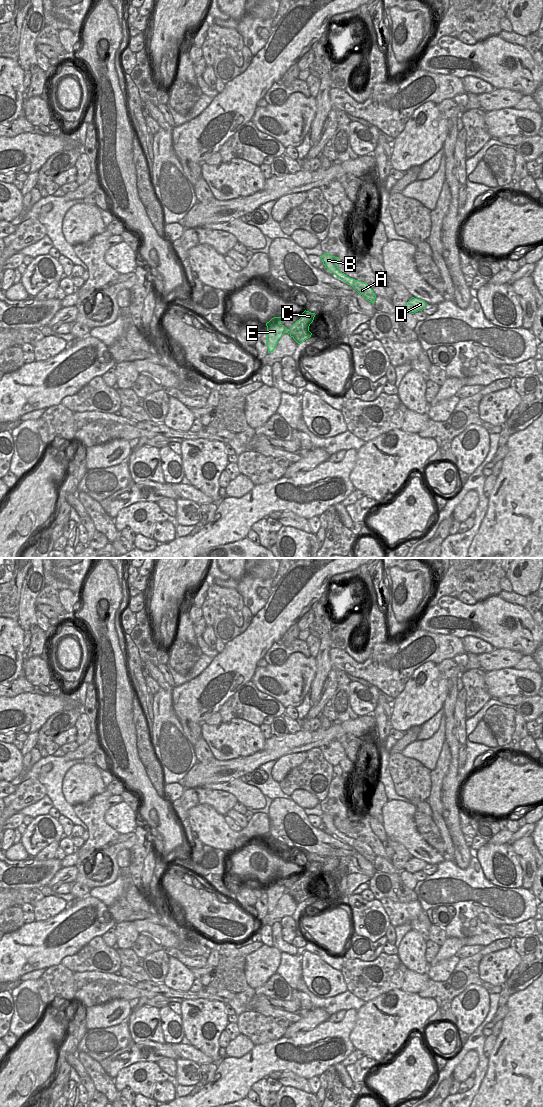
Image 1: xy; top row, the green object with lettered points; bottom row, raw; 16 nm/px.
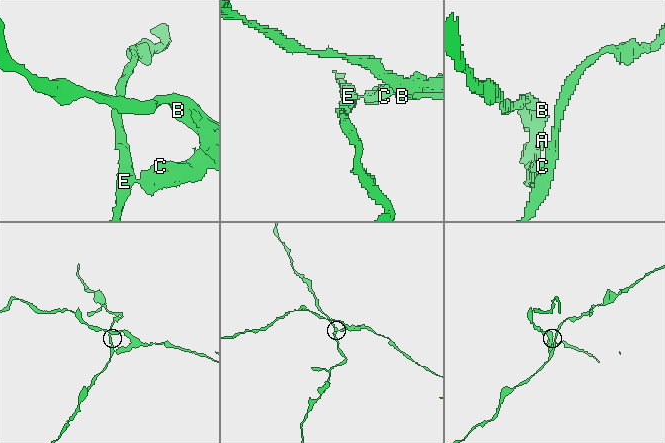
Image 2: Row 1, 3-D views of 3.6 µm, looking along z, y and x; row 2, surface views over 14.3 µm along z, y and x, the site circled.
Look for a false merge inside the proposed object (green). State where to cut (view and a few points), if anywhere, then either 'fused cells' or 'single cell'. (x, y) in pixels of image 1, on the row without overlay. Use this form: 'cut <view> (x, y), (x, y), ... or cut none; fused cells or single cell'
cut xy (290, 889), (288, 893); fused cells

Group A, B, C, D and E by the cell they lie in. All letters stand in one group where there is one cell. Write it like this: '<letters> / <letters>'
A B C D / E

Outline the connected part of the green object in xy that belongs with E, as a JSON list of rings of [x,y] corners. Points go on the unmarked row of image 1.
[[[274,877],[266,883],[268,913],[273,912],[282,895],[290,891],[284,885],[279,884],[282,881],[284,881],[283,877]]]

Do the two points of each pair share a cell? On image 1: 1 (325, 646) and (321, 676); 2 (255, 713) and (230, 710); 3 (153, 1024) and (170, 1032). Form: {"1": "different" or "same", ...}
{"1": "same", "2": "same", "3": "different"}

